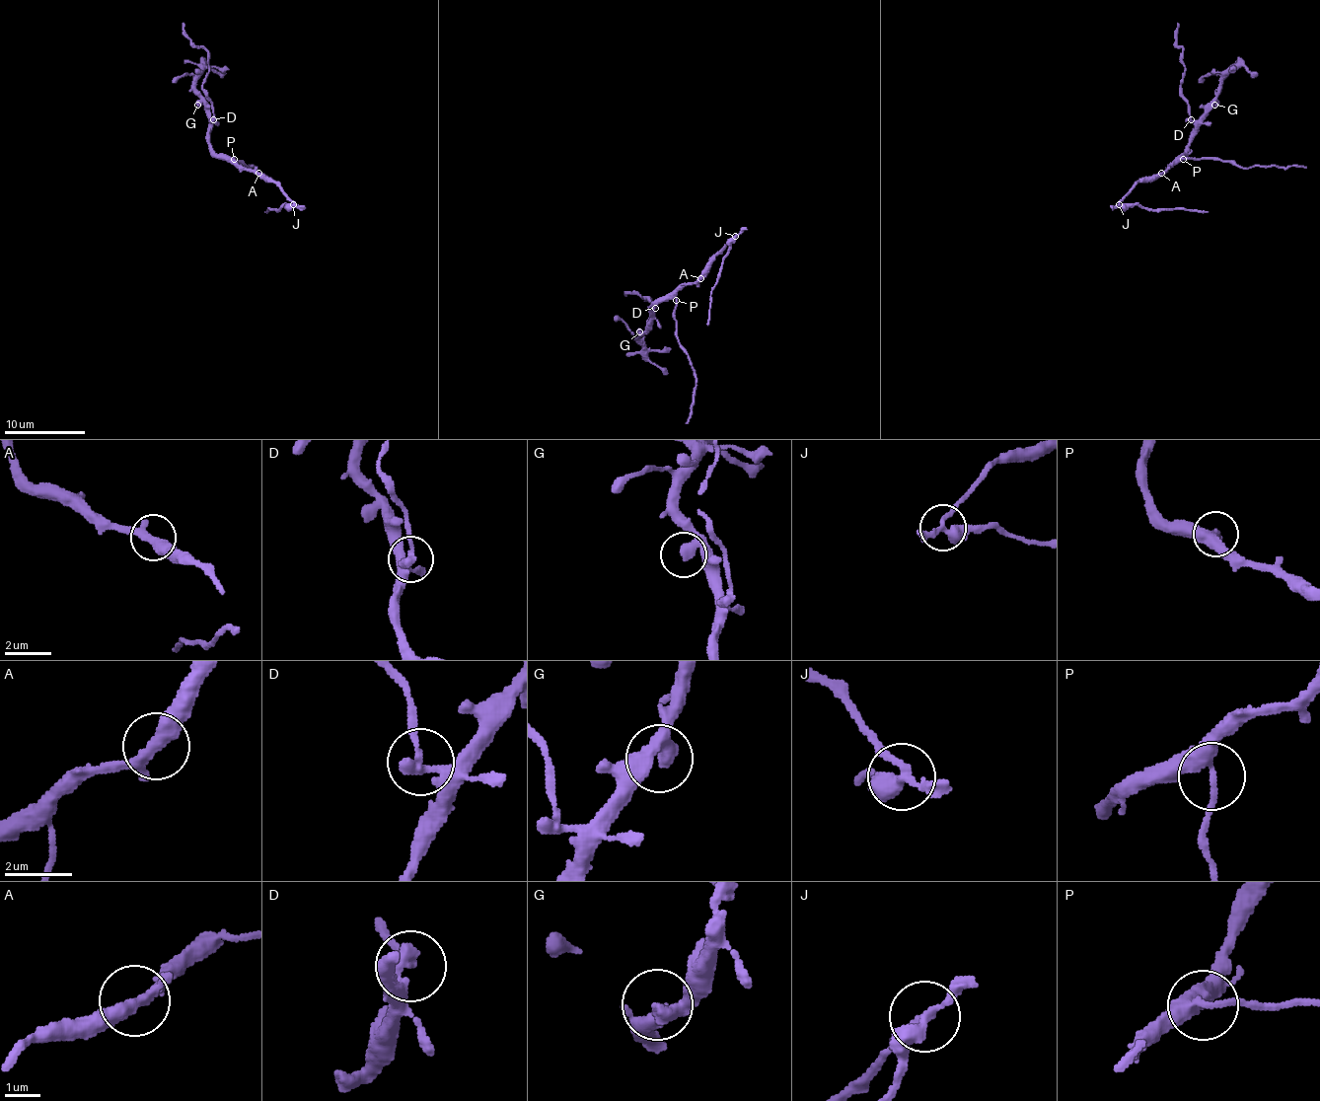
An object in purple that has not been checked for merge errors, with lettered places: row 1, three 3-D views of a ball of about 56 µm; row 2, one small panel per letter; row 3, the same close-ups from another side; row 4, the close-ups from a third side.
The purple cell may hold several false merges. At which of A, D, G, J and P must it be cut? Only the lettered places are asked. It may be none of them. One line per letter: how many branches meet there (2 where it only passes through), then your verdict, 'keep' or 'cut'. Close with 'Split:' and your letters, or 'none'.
A: 3 | keep
D: 2 | cut
G: 2 | keep
J: 3 | cut
P: 3 | cut
Split: D, J, P

